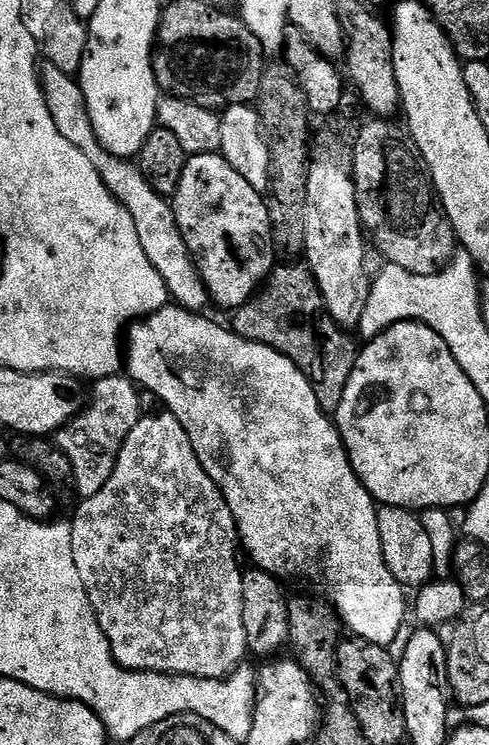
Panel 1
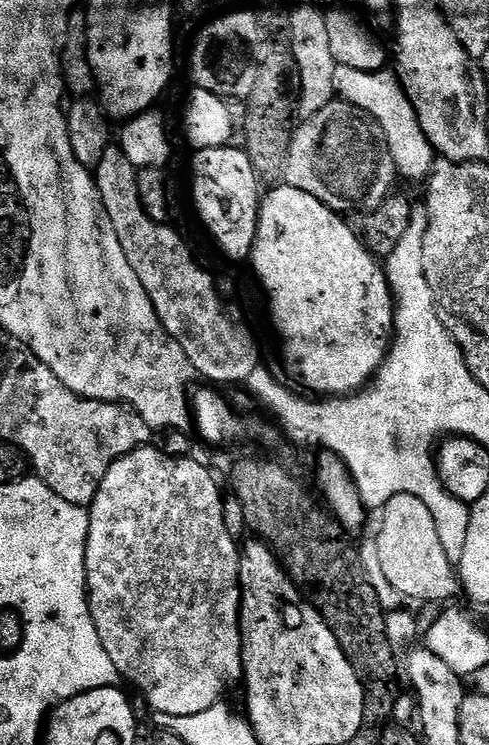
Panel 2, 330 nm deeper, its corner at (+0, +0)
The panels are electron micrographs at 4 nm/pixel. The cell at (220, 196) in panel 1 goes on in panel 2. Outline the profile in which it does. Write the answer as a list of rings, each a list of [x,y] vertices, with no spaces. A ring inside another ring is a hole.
[[[225,146],[202,148],[195,155],[192,160],[192,188],[190,184],[191,207],[192,204],[196,207],[197,218],[204,223],[205,230],[212,235],[213,242],[220,247],[220,252],[226,259],[247,261],[251,257],[252,247],[256,241],[256,223],[260,217],[262,199],[261,181],[257,177],[247,151],[240,146]]]

